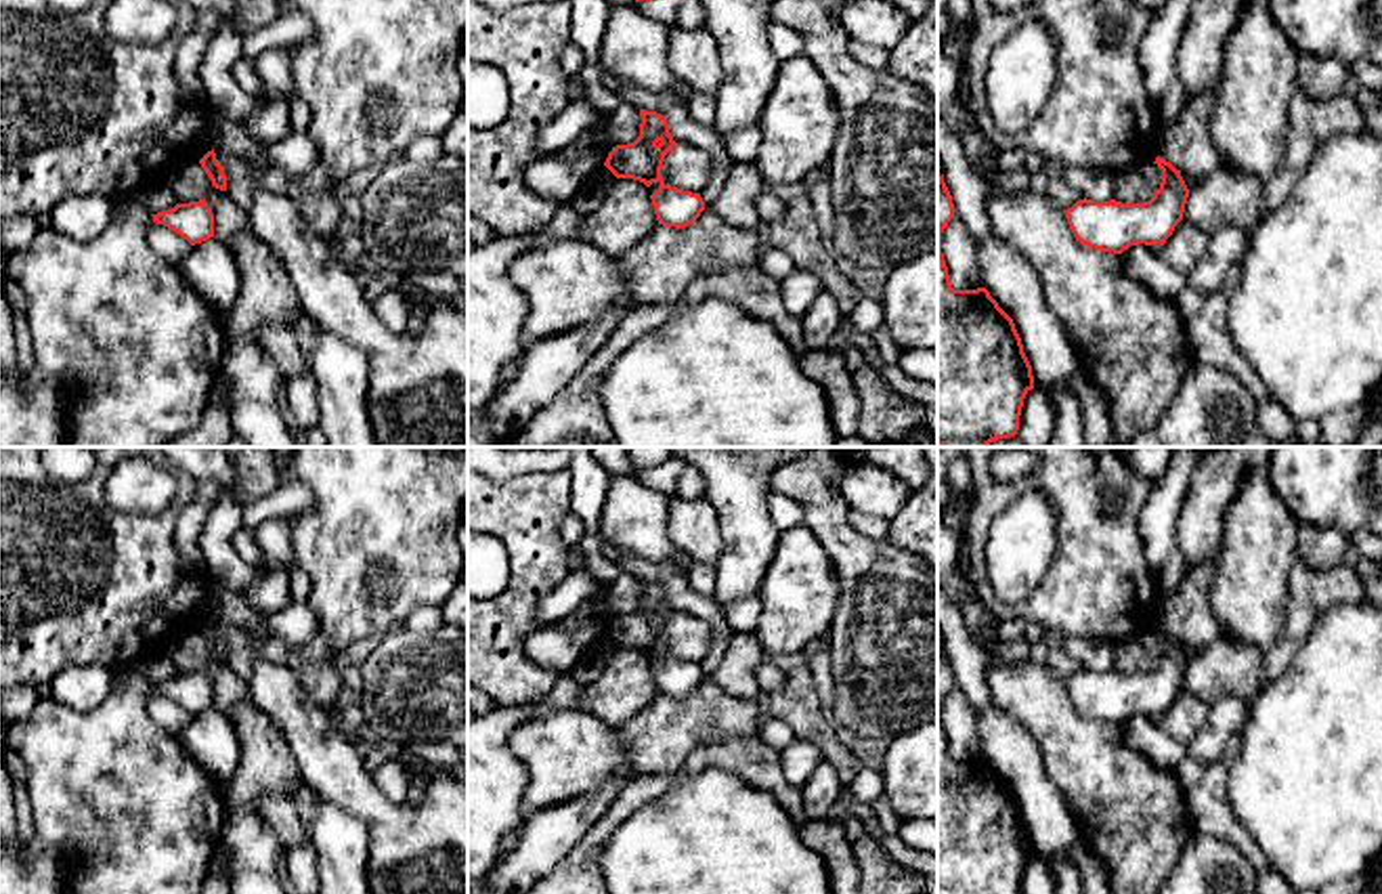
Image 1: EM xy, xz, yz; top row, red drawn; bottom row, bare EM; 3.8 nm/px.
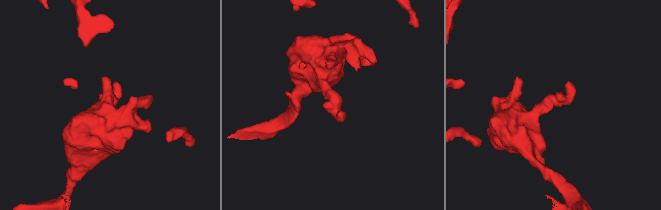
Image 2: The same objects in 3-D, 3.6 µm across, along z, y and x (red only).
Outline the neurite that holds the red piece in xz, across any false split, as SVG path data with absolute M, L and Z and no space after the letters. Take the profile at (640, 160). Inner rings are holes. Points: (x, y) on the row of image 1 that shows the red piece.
M640 109L640 136L633 143L617 145L608 153L604 166L617 178L633 178L658 189L650 195L658 225L688 227L705 210L700 193L684 191L663 183L661 168L665 155L677 147L669 132L665 115Z

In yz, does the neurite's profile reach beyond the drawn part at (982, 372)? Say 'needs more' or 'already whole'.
already whole

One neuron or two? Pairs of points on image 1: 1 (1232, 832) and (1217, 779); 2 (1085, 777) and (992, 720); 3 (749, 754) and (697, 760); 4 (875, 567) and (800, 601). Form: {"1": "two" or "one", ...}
{"1": "one", "2": "two", "3": "one", "4": "two"}

